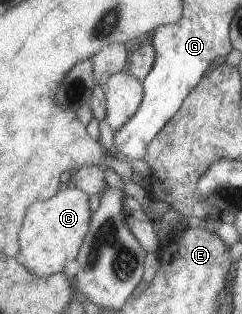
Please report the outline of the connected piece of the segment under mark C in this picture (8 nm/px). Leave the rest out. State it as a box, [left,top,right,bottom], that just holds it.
[19,184,94,277]

